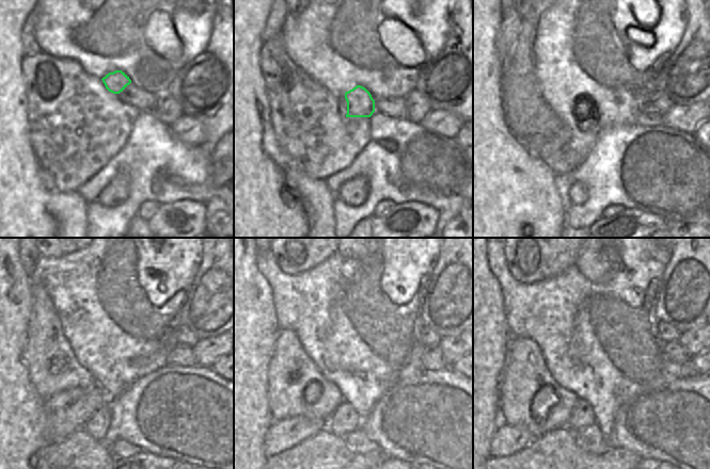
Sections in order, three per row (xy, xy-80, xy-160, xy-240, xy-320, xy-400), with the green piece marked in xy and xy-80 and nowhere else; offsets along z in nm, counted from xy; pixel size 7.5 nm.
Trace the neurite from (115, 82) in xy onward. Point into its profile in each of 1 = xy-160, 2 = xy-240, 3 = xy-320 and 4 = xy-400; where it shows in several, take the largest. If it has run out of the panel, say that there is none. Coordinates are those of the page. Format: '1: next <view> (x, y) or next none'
1: next xy-160 (583, 136)
2: next xy-240 (68, 411)
3: next xy-320 (282, 435)
4: next xy-400 (507, 440)

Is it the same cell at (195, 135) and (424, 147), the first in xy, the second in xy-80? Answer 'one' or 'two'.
two

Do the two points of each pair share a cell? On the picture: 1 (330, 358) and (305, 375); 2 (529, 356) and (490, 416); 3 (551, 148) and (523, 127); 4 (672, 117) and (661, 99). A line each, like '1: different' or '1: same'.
1: different
2: different
3: different
4: different

